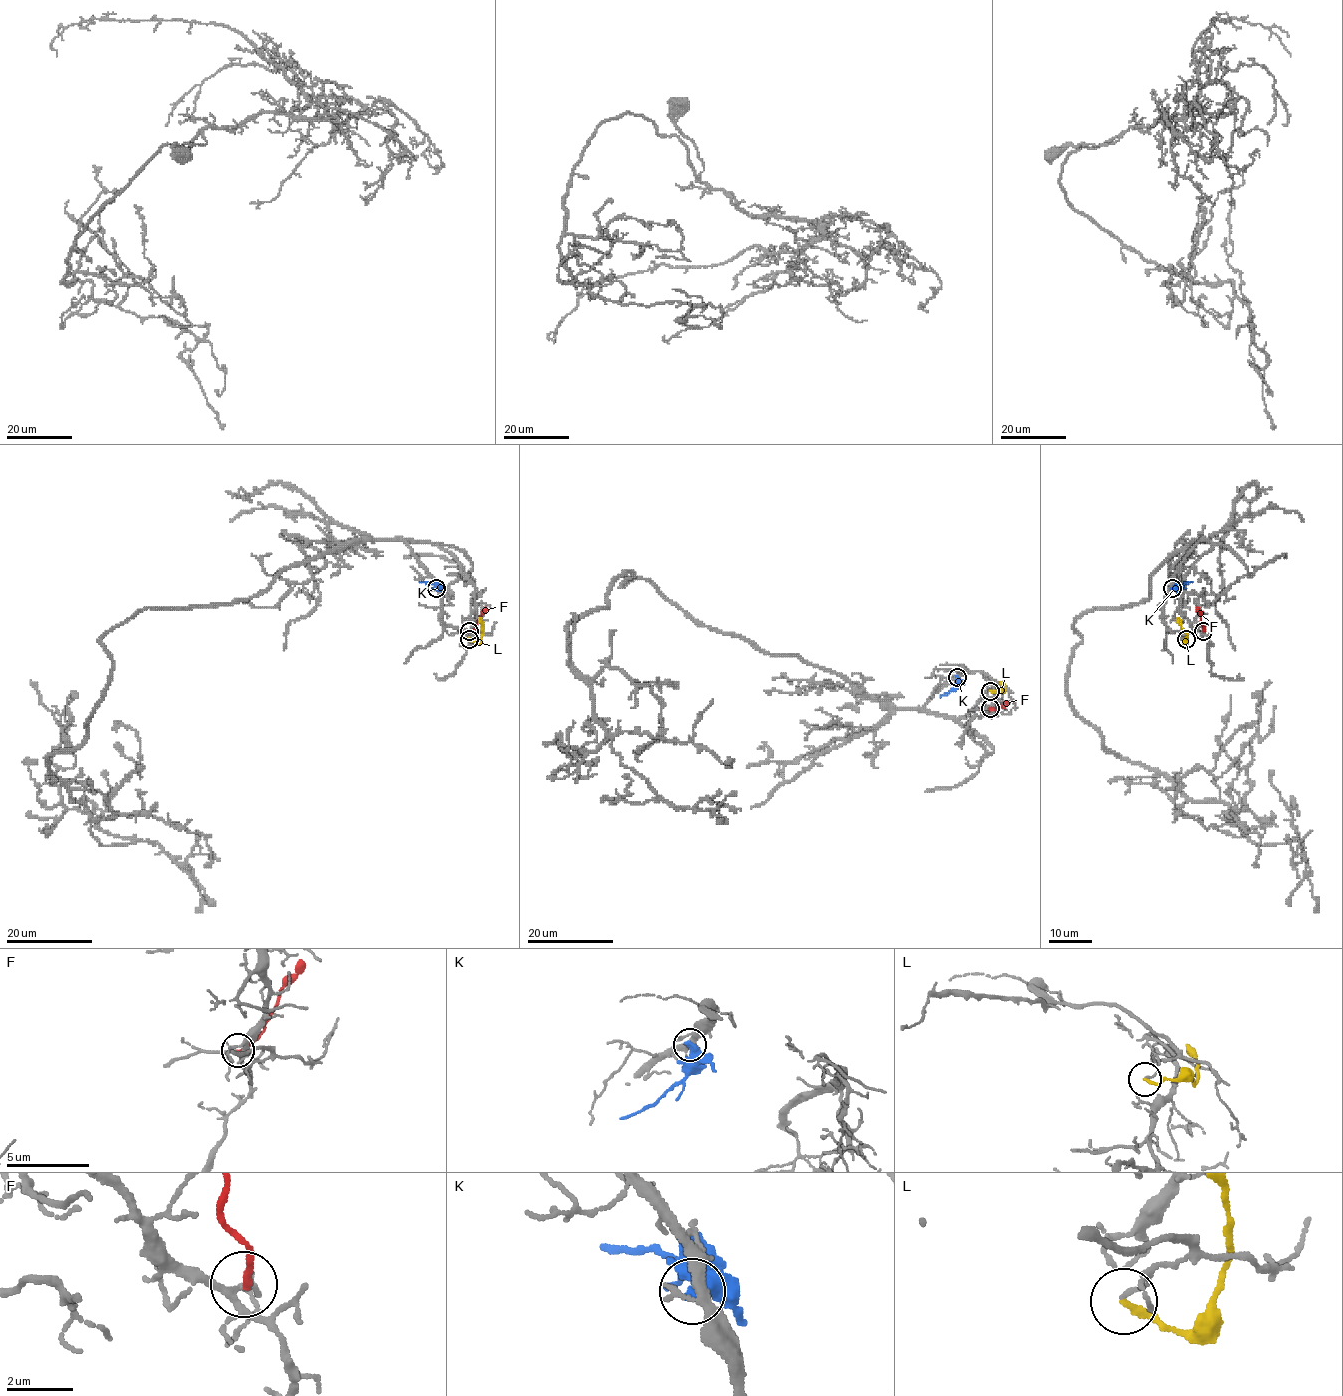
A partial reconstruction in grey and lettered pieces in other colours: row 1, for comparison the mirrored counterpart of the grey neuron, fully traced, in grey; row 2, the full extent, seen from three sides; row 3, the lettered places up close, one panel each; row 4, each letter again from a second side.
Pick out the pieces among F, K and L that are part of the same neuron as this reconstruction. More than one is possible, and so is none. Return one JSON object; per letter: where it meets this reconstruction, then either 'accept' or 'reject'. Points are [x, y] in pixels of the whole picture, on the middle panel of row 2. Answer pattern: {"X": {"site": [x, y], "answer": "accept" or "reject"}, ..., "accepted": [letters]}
{"F": {"site": [990, 708], "answer": "reject"}, "K": {"site": [957, 677], "answer": "reject"}, "L": {"site": [990, 691], "answer": "reject"}, "accepted": []}

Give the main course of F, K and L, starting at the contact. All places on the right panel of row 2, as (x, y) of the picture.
F: (1203, 631), (1201, 614), (1196, 608)
K: (1172, 588), (1191, 581)
L: (1186, 639), (1187, 636), (1177, 618)

